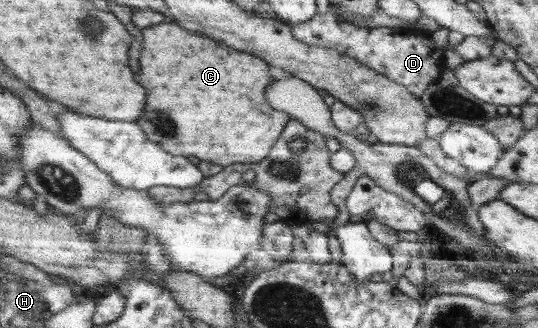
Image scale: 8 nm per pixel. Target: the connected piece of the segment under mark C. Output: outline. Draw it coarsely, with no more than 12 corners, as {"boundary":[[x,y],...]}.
{"boundary":[[143,31],[137,123],[173,155],[267,157],[292,117],[266,61]]}

